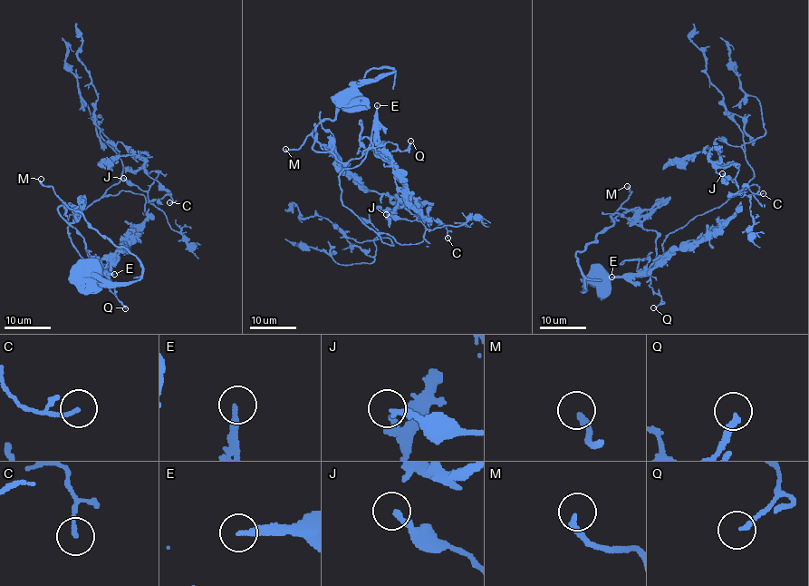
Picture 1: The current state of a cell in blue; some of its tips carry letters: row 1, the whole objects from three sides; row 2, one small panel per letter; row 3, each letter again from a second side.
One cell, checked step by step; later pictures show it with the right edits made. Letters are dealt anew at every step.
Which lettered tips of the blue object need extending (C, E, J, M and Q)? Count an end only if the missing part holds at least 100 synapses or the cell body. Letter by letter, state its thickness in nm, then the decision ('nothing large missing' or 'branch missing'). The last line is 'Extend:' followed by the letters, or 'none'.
C: calibre 150 nm; nothing large missing
E: calibre 200 nm; nothing large missing
J: calibre 150 nm; nothing large missing
M: calibre 220 nm; branch missing
Q: calibre 150 nm; nothing large missing
Extend: M

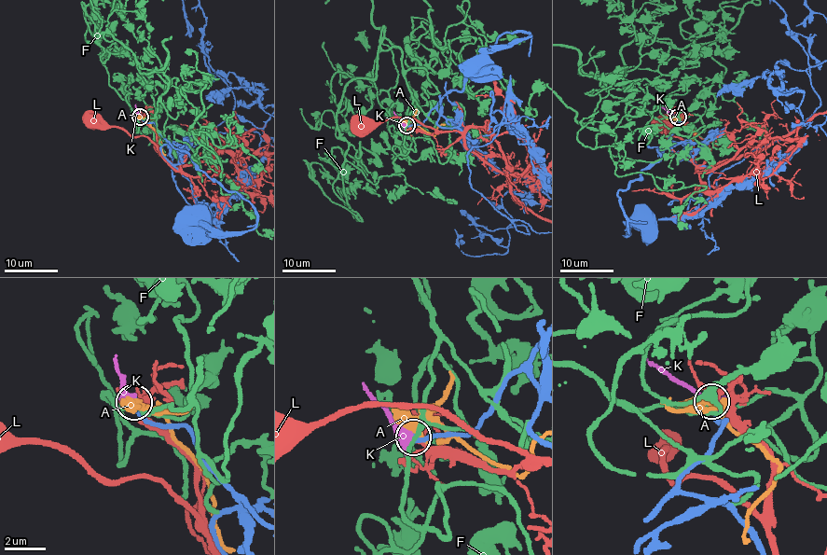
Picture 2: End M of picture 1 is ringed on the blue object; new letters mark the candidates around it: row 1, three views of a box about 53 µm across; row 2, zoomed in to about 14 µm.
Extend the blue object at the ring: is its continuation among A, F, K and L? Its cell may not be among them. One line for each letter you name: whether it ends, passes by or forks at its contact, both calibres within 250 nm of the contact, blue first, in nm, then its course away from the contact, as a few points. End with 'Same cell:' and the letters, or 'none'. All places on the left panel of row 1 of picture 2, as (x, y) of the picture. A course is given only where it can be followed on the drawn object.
K: it ends | 240/500 nm | via (141, 116), (135, 104)
Same cell: K

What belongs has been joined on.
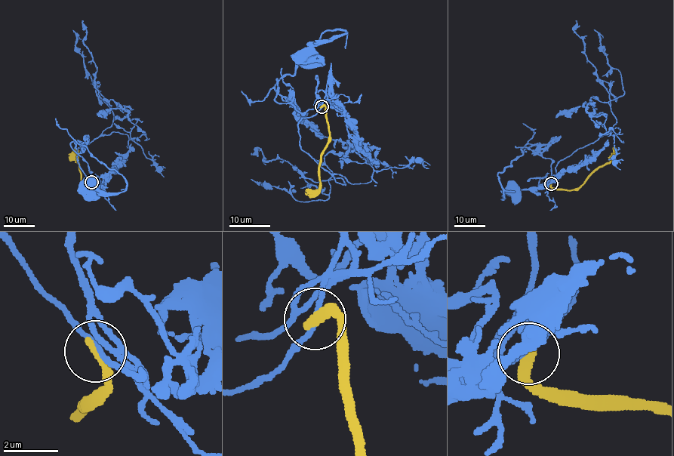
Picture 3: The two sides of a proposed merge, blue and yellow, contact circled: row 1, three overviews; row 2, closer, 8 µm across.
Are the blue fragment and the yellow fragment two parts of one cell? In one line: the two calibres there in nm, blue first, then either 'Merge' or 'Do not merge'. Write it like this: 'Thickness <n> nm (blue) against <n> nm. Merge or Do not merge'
Thickness 170 nm (blue) against 380 nm. Do not merge

